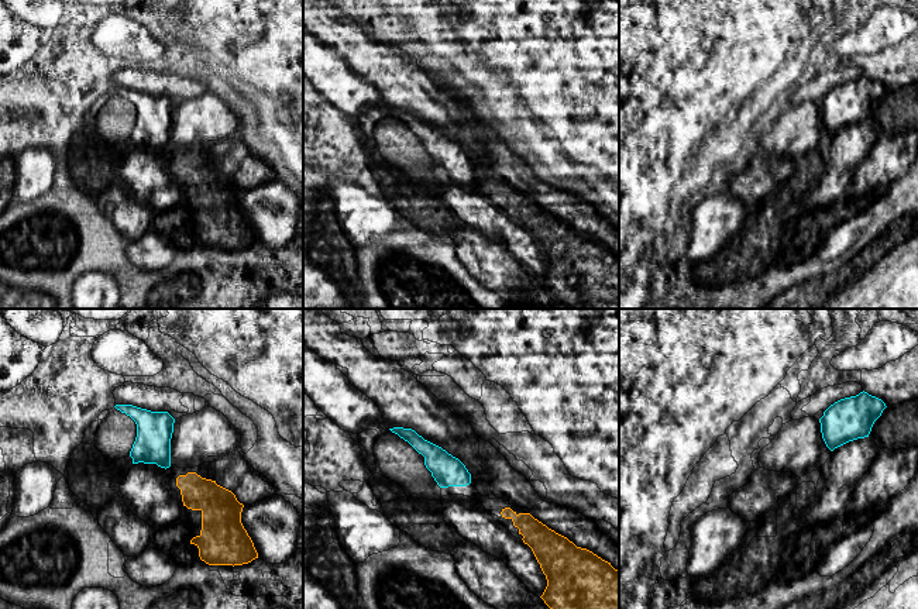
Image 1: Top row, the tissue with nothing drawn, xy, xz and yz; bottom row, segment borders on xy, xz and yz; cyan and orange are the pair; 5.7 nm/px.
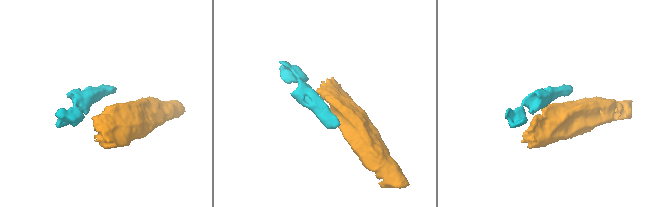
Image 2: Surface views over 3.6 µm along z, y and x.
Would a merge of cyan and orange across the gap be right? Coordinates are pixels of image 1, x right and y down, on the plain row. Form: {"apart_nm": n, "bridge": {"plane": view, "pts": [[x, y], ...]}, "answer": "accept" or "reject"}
{"apart_nm": 80, "bridge": {"plane": "xy", "pts": [[169, 150], [179, 160]]}, "answer": "reject"}

